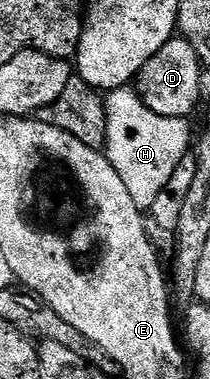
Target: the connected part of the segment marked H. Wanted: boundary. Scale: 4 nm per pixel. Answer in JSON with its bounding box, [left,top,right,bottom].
[106,87,193,210]

